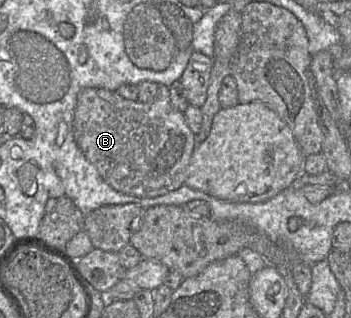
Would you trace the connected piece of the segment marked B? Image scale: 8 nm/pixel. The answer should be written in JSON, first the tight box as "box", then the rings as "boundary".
{"box":[74,87,196,198],"boundary":[[[158,87],[154,99],[147,103],[125,99],[116,91],[85,88],[78,94],[74,112],[74,139],[83,155],[112,188],[138,198],[162,196],[185,184],[186,170],[196,148],[196,135],[189,128],[185,115],[173,108],[169,87]]]}

